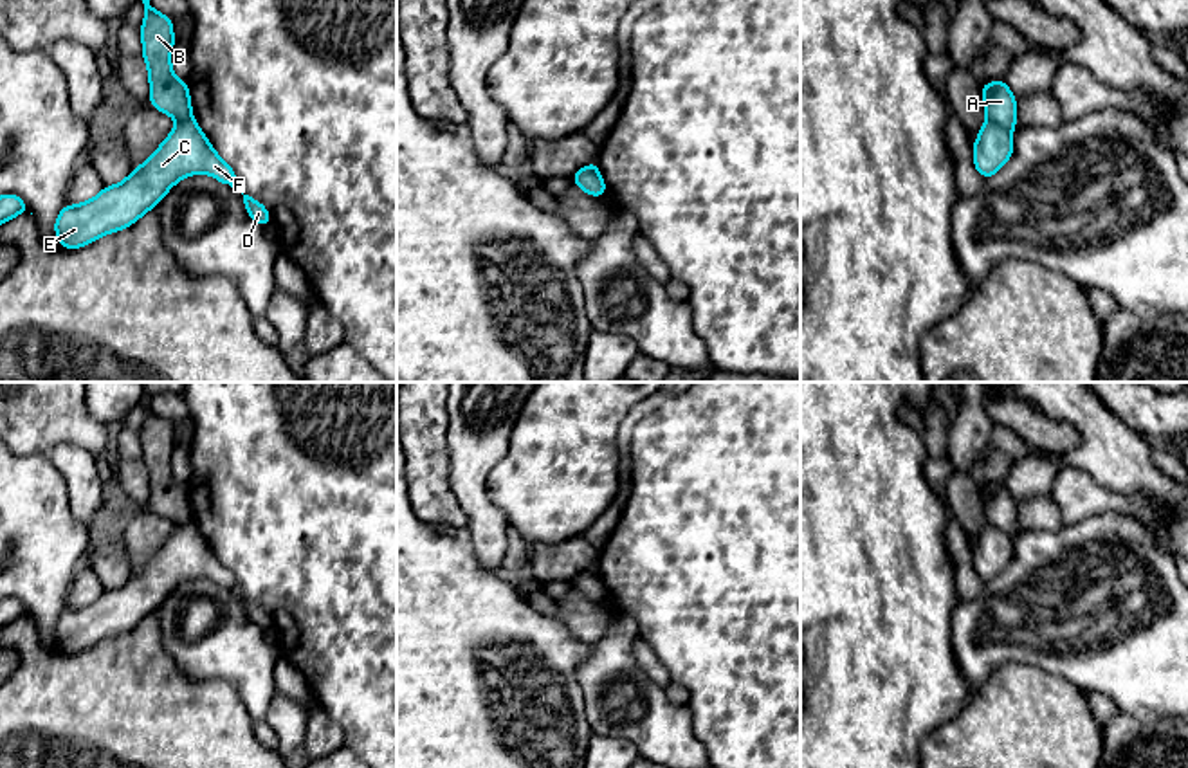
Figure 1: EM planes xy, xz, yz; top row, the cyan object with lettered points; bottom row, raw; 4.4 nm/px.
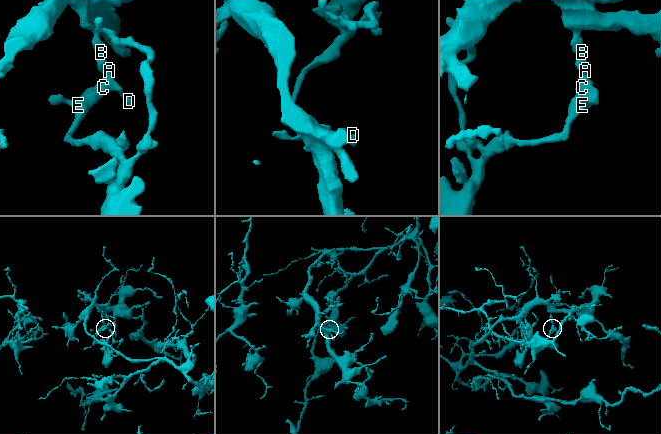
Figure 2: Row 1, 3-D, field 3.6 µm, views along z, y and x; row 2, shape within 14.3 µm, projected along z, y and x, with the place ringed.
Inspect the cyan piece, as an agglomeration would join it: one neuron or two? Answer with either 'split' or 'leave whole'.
split

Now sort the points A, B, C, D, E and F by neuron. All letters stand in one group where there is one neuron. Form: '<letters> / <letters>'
A B / C D E F

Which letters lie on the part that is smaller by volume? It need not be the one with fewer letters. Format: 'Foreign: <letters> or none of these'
Foreign: C, D, E, F

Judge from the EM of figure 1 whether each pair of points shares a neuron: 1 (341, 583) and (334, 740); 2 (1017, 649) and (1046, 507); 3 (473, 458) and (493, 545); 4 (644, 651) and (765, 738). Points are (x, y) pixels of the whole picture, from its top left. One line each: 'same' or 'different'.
1: different
2: different
3: same
4: different

